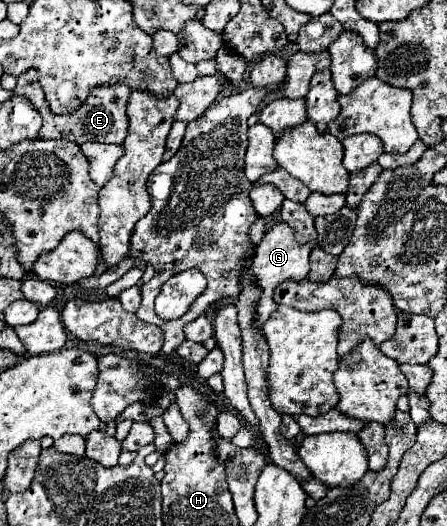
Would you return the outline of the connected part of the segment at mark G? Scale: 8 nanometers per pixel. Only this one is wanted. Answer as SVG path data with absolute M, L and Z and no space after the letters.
M279 222L265 232L263 240L259 242L259 246L255 250L253 266L251 266L251 272L257 278L257 286L261 288L261 300L257 304L257 328L263 326L263 322L269 318L269 314L277 308L277 304L273 300L275 286L279 286L285 280L303 280L309 274L309 252L311 250L313 250L311 246L303 246L295 240L295 232L285 222Z

